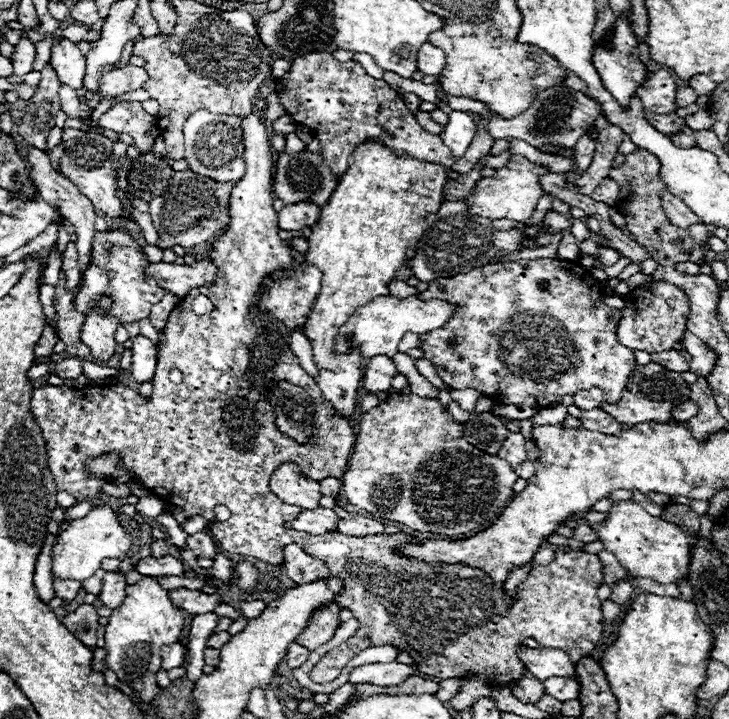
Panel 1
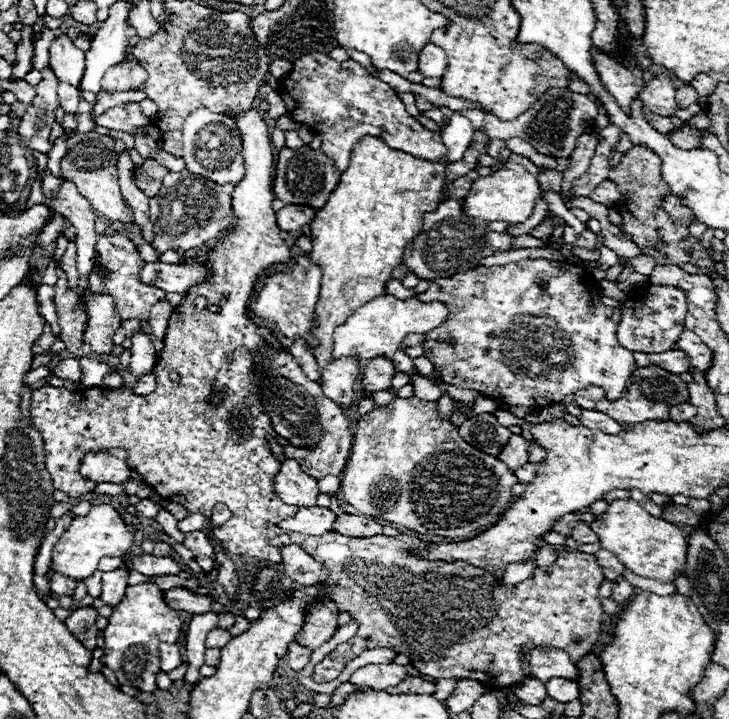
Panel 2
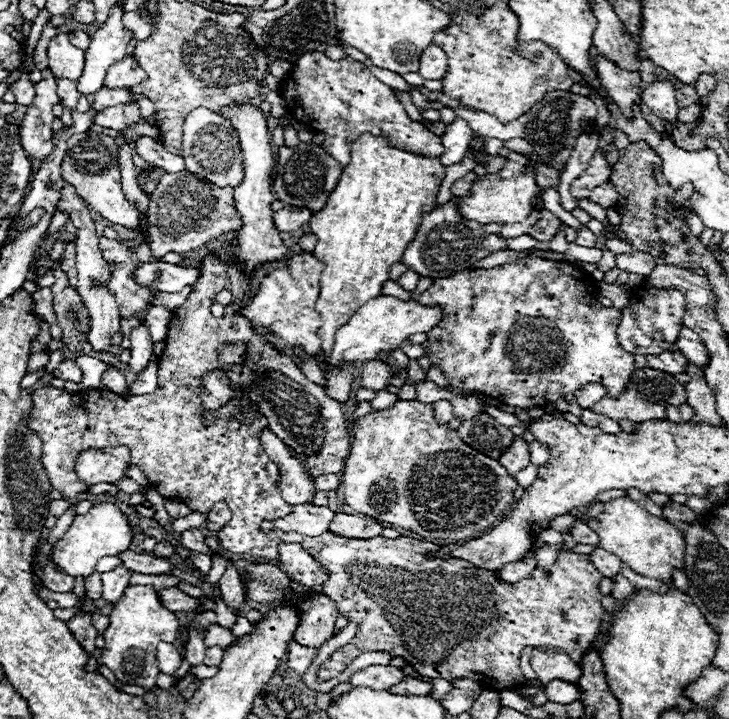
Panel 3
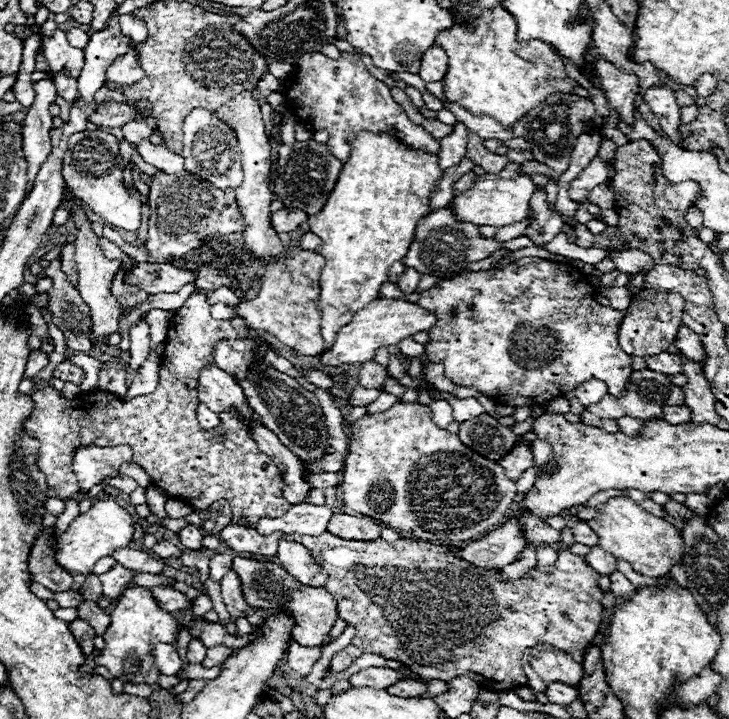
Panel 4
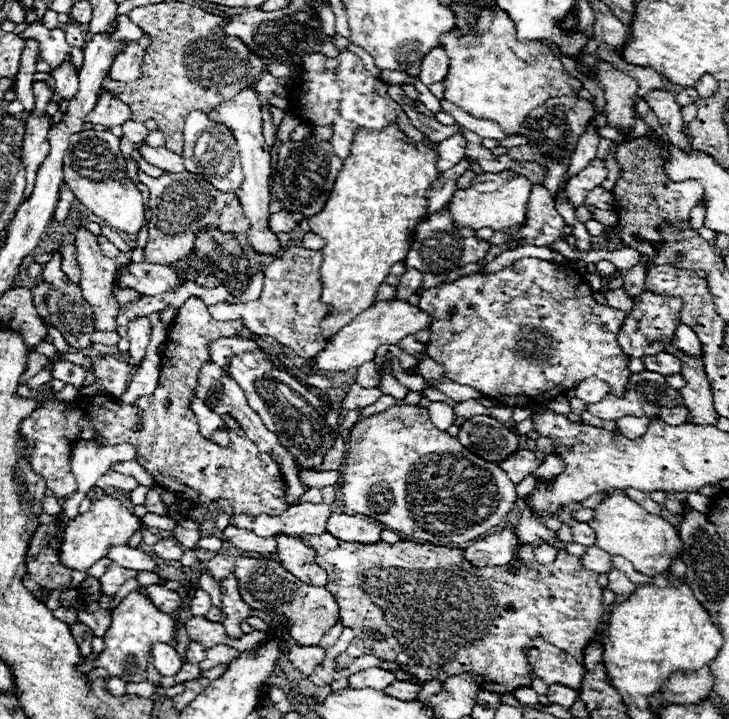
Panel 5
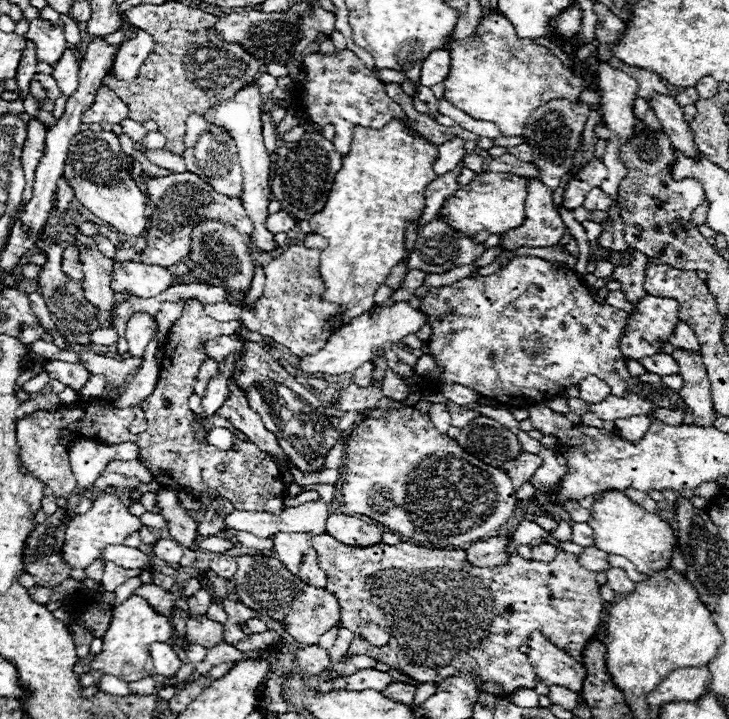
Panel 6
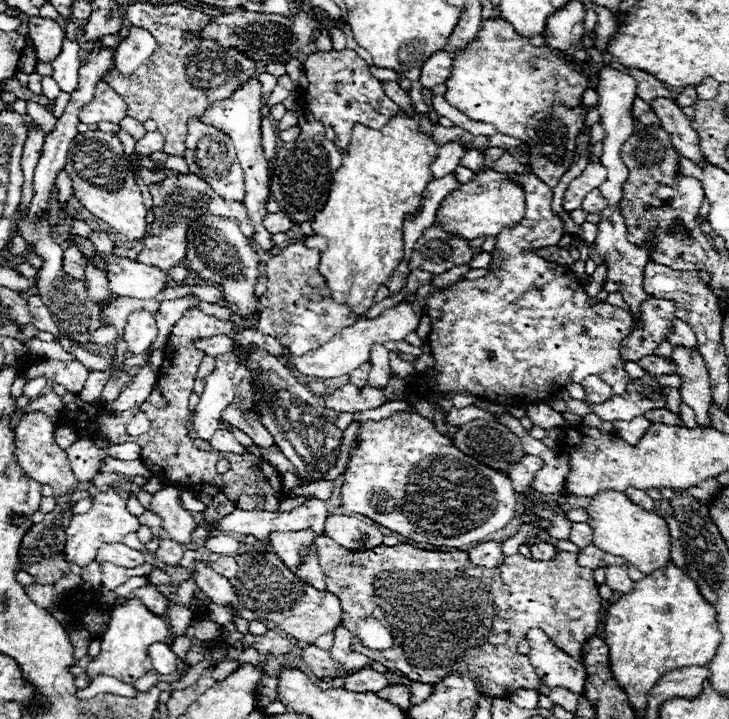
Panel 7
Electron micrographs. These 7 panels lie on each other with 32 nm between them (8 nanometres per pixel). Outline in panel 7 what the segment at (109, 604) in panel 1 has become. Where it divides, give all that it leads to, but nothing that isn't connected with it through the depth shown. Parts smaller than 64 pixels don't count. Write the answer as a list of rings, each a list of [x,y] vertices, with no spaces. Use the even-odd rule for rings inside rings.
[[[102,564],[102,586],[108,590],[114,590],[116,586],[124,584],[132,576],[142,576],[152,572],[150,564],[138,566],[138,568],[122,568],[122,566],[104,566]]]

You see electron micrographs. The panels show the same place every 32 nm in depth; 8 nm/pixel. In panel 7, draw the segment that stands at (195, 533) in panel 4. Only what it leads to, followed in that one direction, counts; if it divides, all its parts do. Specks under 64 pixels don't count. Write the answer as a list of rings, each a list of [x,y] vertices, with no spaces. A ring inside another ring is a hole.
[[[168,486],[152,496],[152,512],[158,514],[164,522],[164,530],[170,534],[172,540],[180,544],[190,544],[192,534],[196,530],[196,522],[188,510],[182,508],[178,490]]]

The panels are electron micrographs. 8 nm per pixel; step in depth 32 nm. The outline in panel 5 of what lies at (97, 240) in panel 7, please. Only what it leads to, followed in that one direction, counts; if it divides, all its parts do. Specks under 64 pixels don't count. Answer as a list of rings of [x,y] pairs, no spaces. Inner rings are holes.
[[[98,236],[98,246],[100,246],[102,254],[108,256],[108,258],[116,258],[120,254],[120,250],[108,238],[104,238],[104,236]]]

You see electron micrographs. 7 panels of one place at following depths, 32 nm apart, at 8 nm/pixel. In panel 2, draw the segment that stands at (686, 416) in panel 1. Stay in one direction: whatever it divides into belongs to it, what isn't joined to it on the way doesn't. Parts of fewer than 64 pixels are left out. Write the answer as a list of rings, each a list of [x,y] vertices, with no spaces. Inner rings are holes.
[[[686,402],[682,406],[670,406],[670,420],[672,422],[688,422],[694,416],[696,416],[696,406],[692,406],[690,402]]]

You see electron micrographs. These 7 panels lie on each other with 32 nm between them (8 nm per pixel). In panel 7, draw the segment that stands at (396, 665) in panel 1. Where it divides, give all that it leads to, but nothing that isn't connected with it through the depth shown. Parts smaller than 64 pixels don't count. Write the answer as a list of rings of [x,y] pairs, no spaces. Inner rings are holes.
[[[364,668],[364,670],[358,670],[350,676],[346,676],[346,686],[344,688],[350,690],[350,692],[380,692],[388,684],[390,682],[388,682],[386,674]]]

